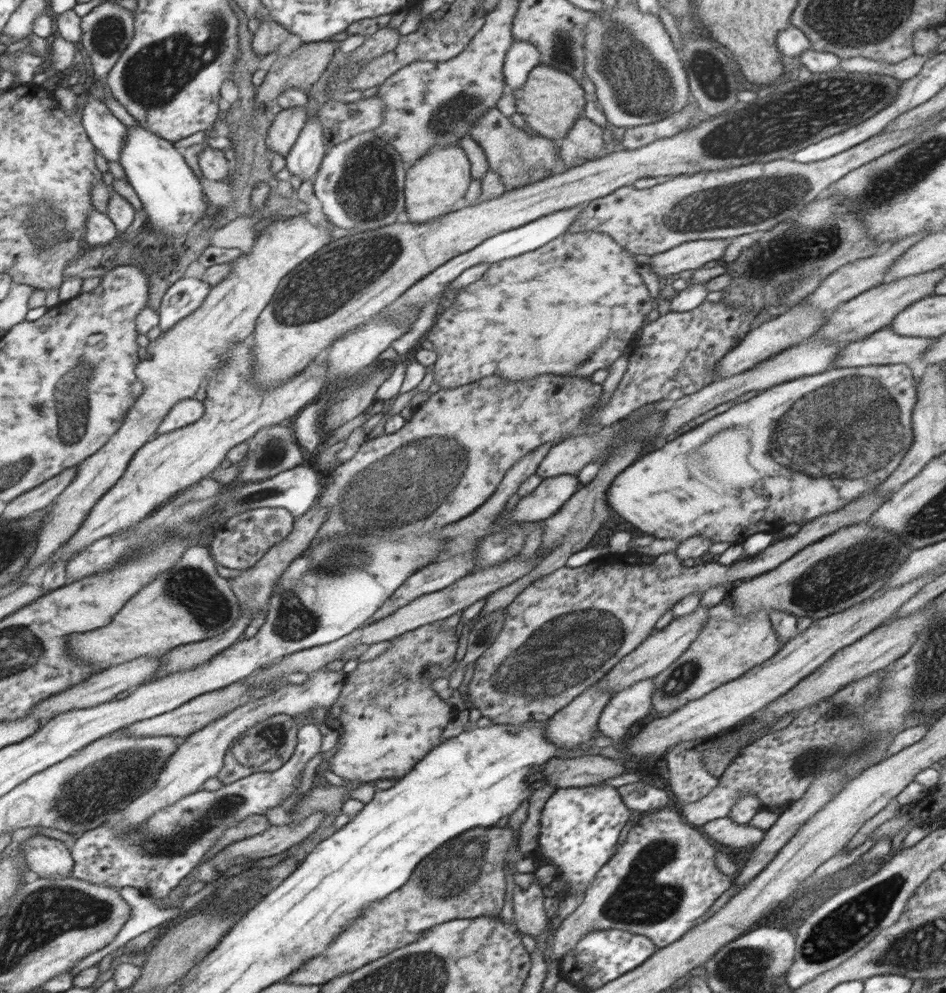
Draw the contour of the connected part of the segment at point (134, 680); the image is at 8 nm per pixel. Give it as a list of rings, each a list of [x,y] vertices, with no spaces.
[[[142,656],[136,660],[125,662],[92,674],[92,676],[87,678],[84,682],[70,687],[68,691],[58,692],[57,695],[50,696],[44,702],[34,707],[28,715],[37,717],[37,720],[40,720],[40,718],[48,718],[48,720],[50,720],[72,709],[88,708],[102,704],[103,702],[108,702],[123,691],[129,691],[134,686],[138,687],[145,684],[145,680],[150,678],[159,669],[160,665],[163,665],[163,662],[161,662],[162,657],[163,656]]]

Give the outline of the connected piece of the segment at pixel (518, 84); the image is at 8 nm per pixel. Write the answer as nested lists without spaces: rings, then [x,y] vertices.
[[[513,40],[511,47],[504,58],[503,74],[505,77],[505,84],[509,86],[507,92],[518,90],[525,85],[530,71],[532,71],[540,62],[540,54],[538,49],[531,43],[525,40]]]

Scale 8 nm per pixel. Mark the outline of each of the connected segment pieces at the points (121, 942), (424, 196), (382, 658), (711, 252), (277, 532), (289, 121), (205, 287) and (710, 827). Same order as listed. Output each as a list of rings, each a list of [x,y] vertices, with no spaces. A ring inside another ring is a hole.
[[[123,887],[119,890],[120,896],[123,900],[129,904],[132,910],[132,915],[125,927],[122,928],[120,934],[116,936],[109,946],[105,947],[90,956],[82,959],[72,969],[74,977],[80,973],[80,971],[96,965],[107,955],[126,946],[126,944],[148,932],[156,927],[160,927],[167,920],[178,918],[184,913],[184,908],[178,906],[178,908],[160,909],[156,907],[156,904],[152,903],[152,898],[144,896],[139,889],[133,887]]]
[[[459,144],[435,146],[414,164],[406,167],[405,209],[409,222],[423,224],[452,213],[454,204],[464,198],[471,181],[471,162]]]
[[[435,621],[434,623],[424,624],[420,628],[415,628],[410,632],[405,632],[394,639],[391,639],[391,647],[387,648],[378,658],[374,660],[368,660],[360,662],[356,669],[354,669],[350,674],[345,677],[345,682],[342,686],[342,691],[336,699],[327,709],[327,717],[324,722],[330,728],[337,730],[340,736],[340,741],[338,740],[338,751],[333,755],[329,762],[329,770],[334,774],[337,774],[344,780],[359,782],[359,783],[370,783],[375,782],[378,779],[391,779],[397,780],[405,776],[410,769],[413,768],[415,764],[418,764],[419,760],[422,760],[426,756],[430,749],[434,748],[436,745],[440,744],[442,732],[448,722],[452,721],[456,715],[454,708],[450,707],[446,701],[439,697],[432,689],[432,684],[434,684],[434,676],[430,676],[430,672],[435,672],[438,668],[447,668],[452,662],[456,662],[454,657],[456,656],[456,650],[458,650],[458,640],[455,631],[456,627],[453,629],[447,629],[442,631],[440,626],[442,621]]]
[[[728,238],[692,240],[666,252],[652,255],[649,264],[656,276],[659,278],[664,276],[671,281],[682,270],[694,270],[694,268],[713,265],[722,258],[729,244]]]
[[[262,507],[246,510],[231,516],[215,531],[214,540],[210,546],[213,549],[213,559],[226,568],[244,571],[252,568],[271,547],[284,541],[293,529],[296,518],[282,507]]]
[[[298,105],[282,109],[272,121],[268,134],[265,136],[264,150],[270,155],[273,152],[278,152],[285,158],[304,128],[306,121],[305,107]]]
[[[182,277],[168,288],[159,307],[159,327],[164,333],[201,307],[212,286],[202,279]]]
[[[727,816],[711,820],[700,826],[700,830],[710,838],[730,847],[746,847],[756,845],[763,840],[765,831],[754,828],[748,823],[738,824]]]

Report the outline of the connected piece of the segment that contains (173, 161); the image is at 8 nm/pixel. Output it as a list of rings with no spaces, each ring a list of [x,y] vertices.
[[[142,124],[128,126],[125,148],[121,151],[119,162],[127,181],[142,201],[147,216],[147,229],[177,237],[196,228],[206,208],[202,198],[203,186],[200,186],[192,166],[182,158],[172,142]]]

